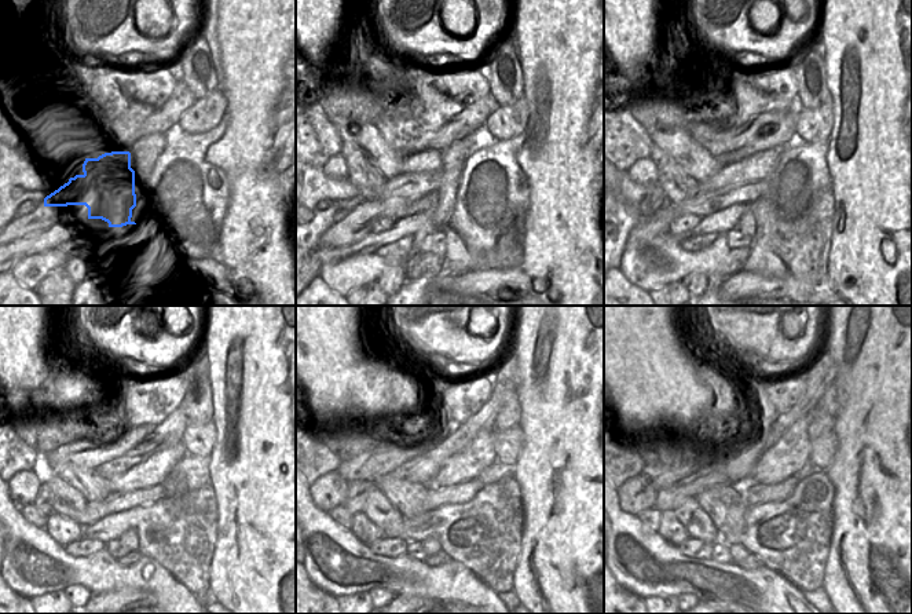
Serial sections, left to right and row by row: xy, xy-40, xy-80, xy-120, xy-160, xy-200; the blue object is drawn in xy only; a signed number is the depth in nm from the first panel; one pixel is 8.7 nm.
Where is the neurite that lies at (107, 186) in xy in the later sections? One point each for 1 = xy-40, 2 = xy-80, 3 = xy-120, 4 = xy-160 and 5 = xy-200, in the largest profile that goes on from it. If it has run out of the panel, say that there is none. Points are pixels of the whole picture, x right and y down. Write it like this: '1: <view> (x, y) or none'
1: xy-40 (420, 176)
2: xy-80 (761, 165)
3: xy-120 (152, 471)
4: xy-160 (465, 466)
5: xy-200 (790, 454)

